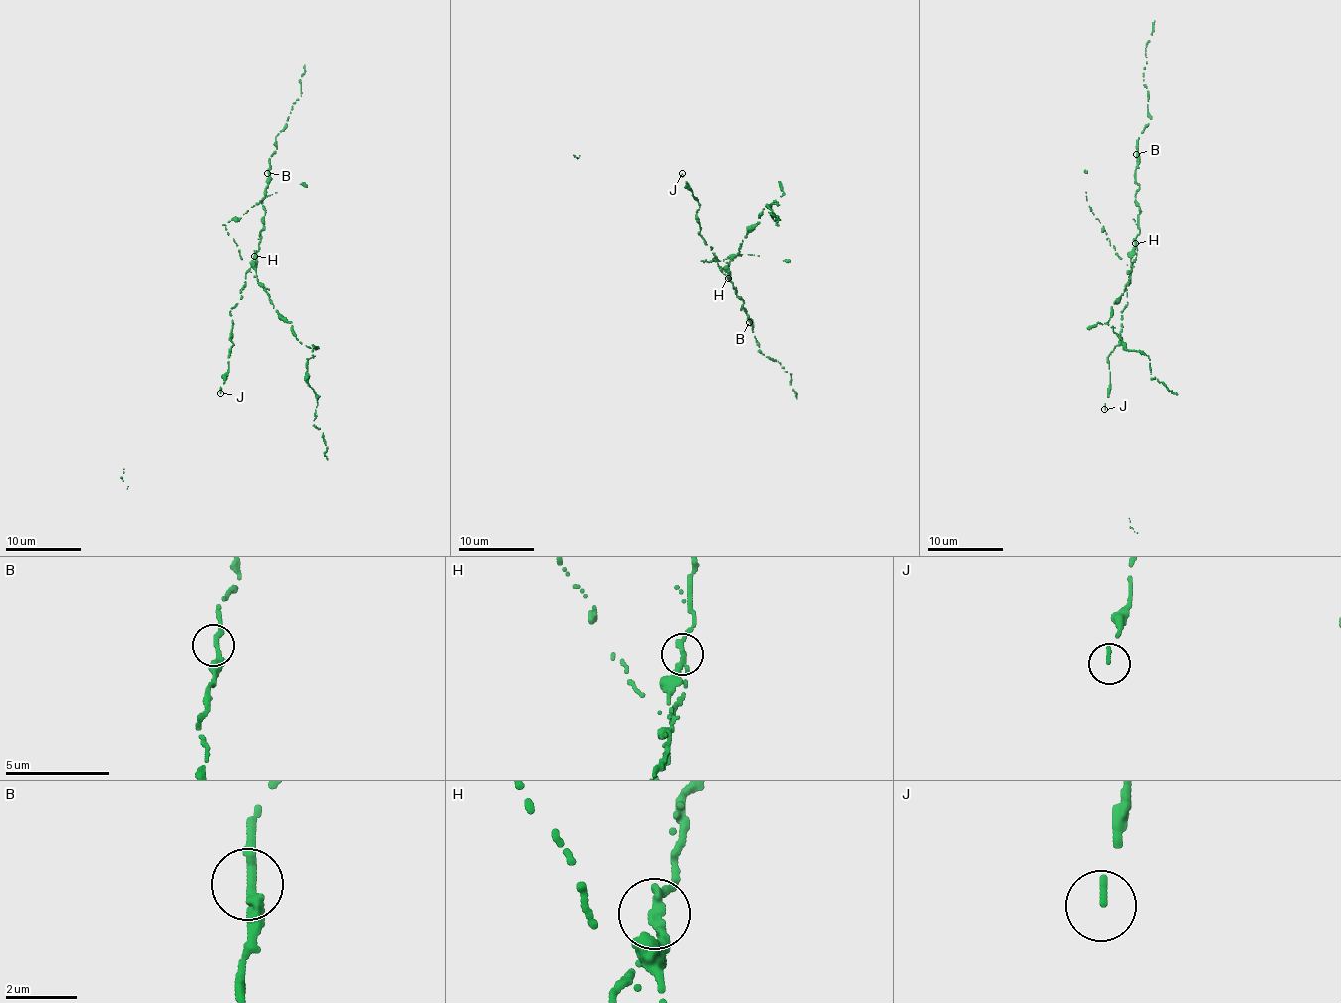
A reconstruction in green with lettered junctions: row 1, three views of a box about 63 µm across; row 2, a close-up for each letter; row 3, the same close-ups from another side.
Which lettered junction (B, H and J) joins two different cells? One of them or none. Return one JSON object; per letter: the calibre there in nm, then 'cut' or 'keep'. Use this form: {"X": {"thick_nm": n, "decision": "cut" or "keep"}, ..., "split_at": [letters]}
{"B": {"thick_nm": 280, "decision": "keep"}, "H": {"thick_nm": 280, "decision": "cut"}, "J": {"thick_nm": 150, "decision": "keep"}, "split_at": ["H"]}

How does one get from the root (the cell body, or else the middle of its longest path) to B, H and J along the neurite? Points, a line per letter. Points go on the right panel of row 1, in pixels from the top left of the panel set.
B: (1129, 271), (1139, 232), (1138, 202), (1135, 197), (1139, 188), (1135, 180), (1136, 154)
H: (1129, 271), (1136, 244)
J: (1129, 271), (1125, 288), (1127, 302), (1120, 312), (1120, 340), (1107, 358), (1109, 390), (1104, 409)

